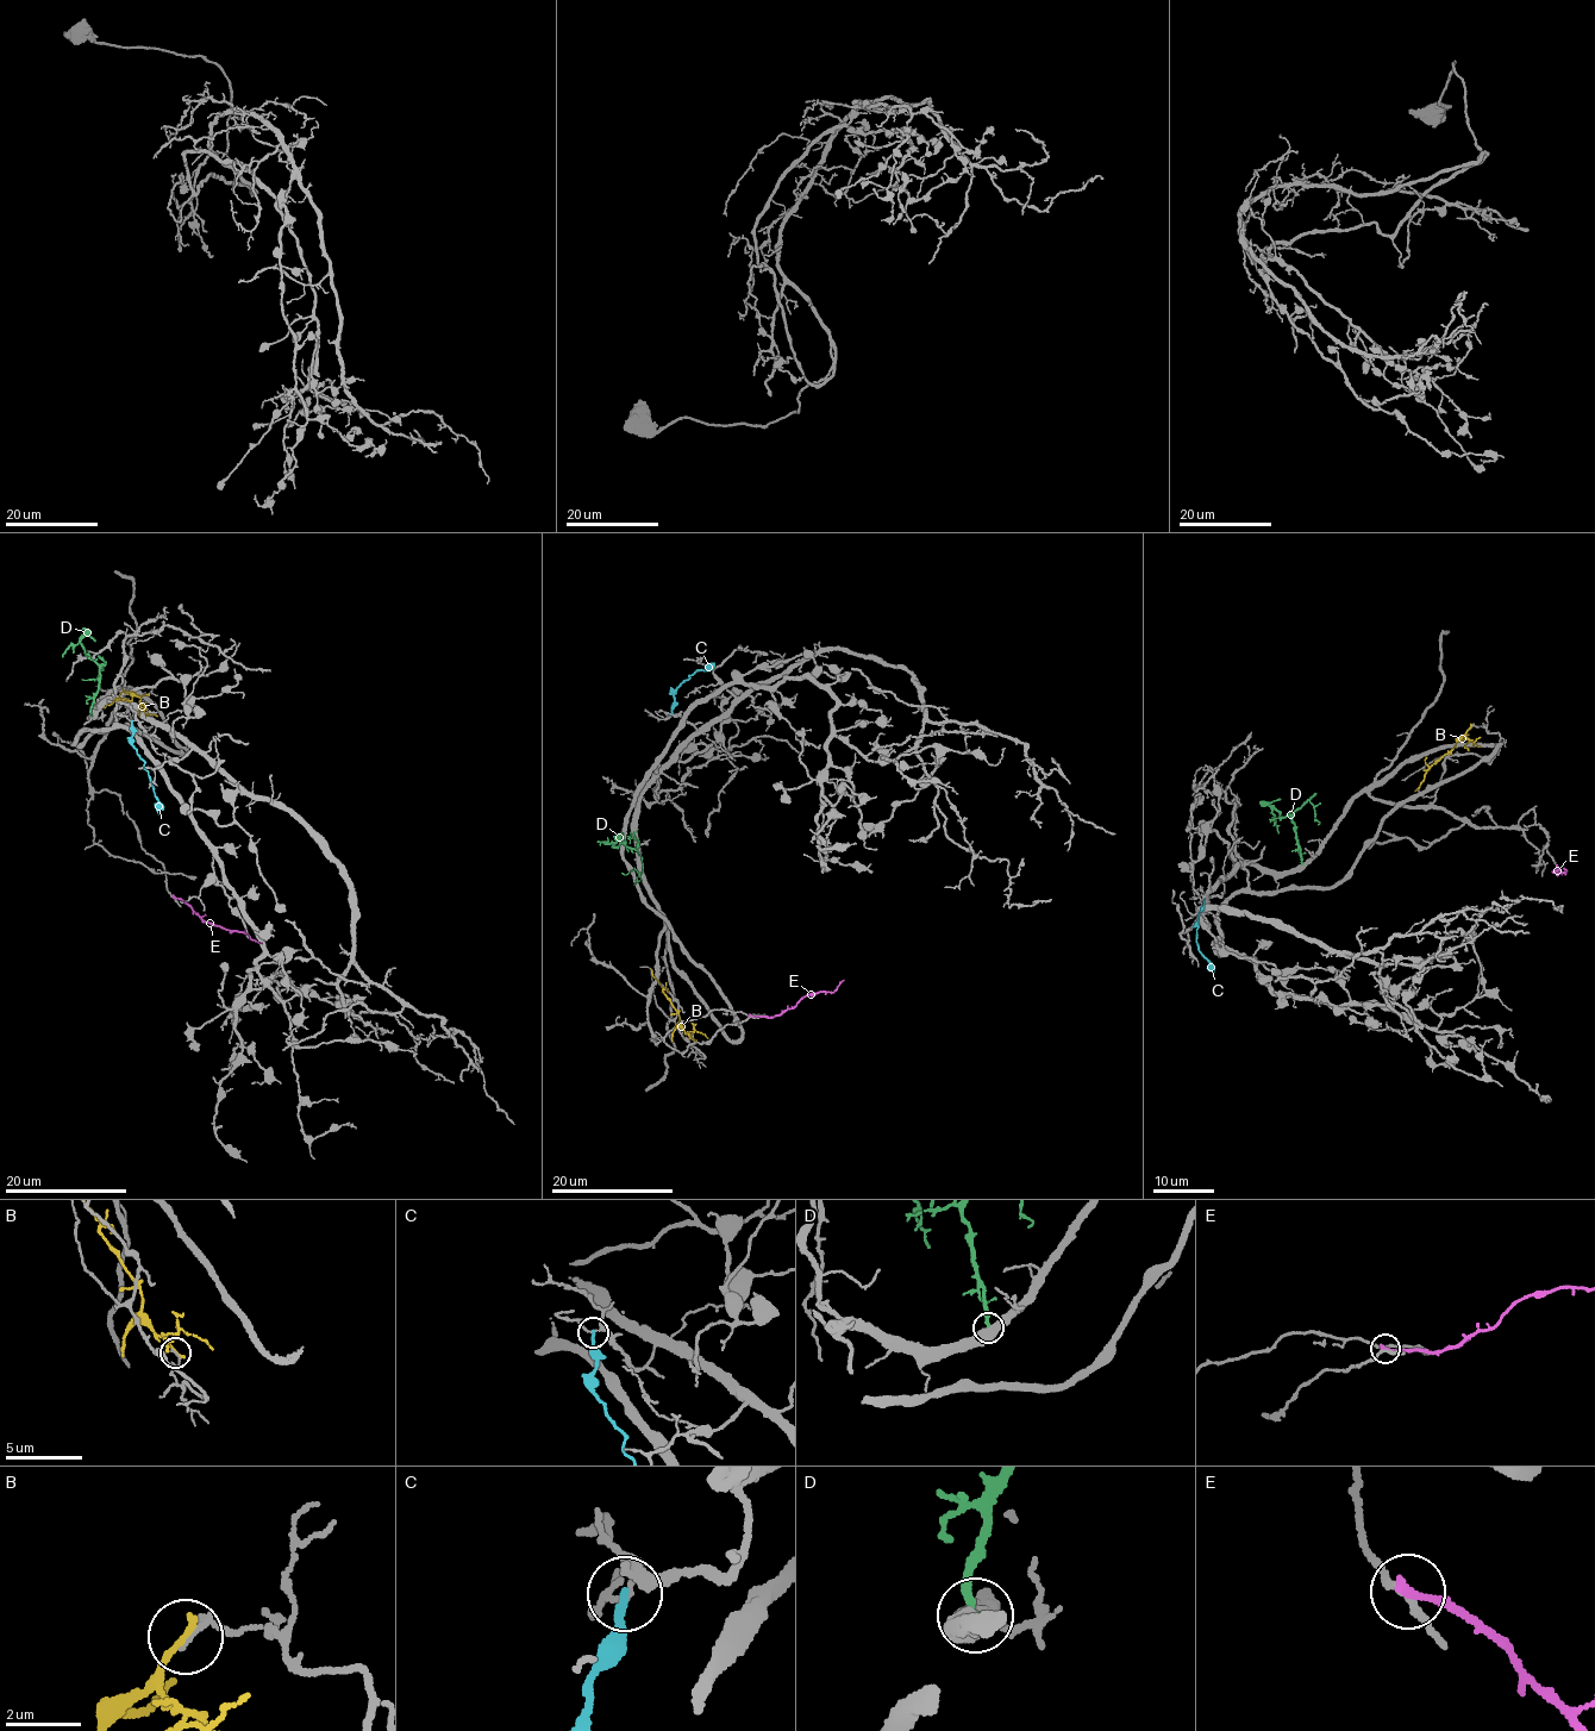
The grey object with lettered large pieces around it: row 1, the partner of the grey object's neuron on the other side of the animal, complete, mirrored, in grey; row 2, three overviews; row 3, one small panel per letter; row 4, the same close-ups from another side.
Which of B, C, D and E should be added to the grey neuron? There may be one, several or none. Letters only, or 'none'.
none

